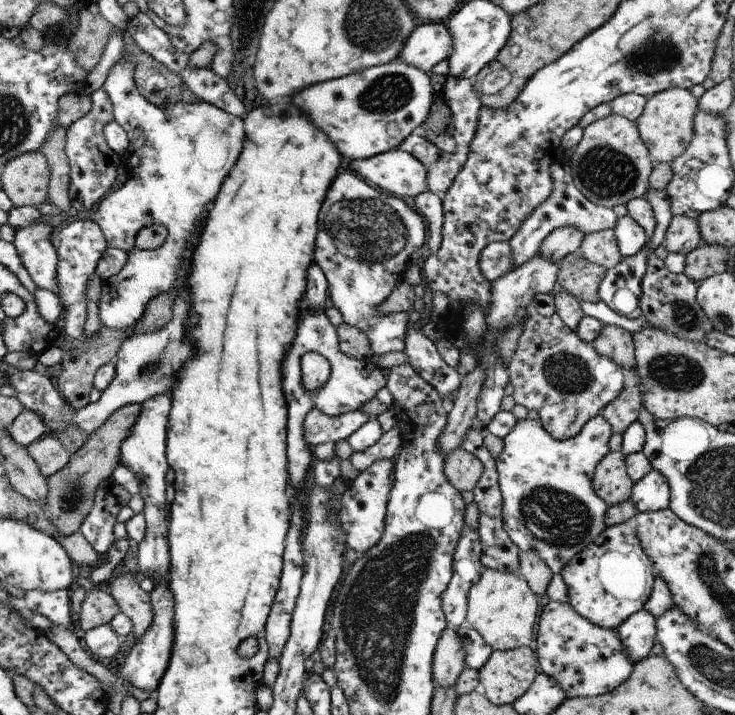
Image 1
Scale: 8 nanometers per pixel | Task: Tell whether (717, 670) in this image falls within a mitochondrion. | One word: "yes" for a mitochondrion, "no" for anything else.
yes

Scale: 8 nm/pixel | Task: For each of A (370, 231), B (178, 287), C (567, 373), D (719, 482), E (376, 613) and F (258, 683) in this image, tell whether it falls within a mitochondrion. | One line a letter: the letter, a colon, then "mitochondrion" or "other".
A: mitochondrion
B: other
C: mitochondrion
D: mitochondrion
E: mitochondrion
F: other

